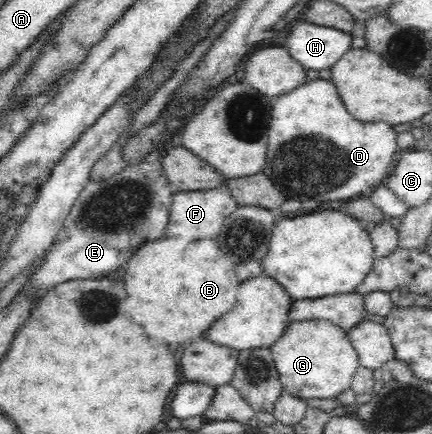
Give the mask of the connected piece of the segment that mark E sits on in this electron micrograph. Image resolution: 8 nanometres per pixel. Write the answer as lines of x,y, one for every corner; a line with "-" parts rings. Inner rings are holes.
159,158
127,163
123,171
115,173
113,177
109,177
105,181
88,182
64,219
60,236
54,239
54,243
43,257
43,262
34,270
24,288
18,293
33,295
35,289
47,291
64,281
104,278
109,276
107,273
116,273
123,269
127,261
135,255
139,245
163,237
168,224
174,192
162,174
157,175
155,179
153,177
149,179
149,173
153,171
153,168
160,172
163,171

